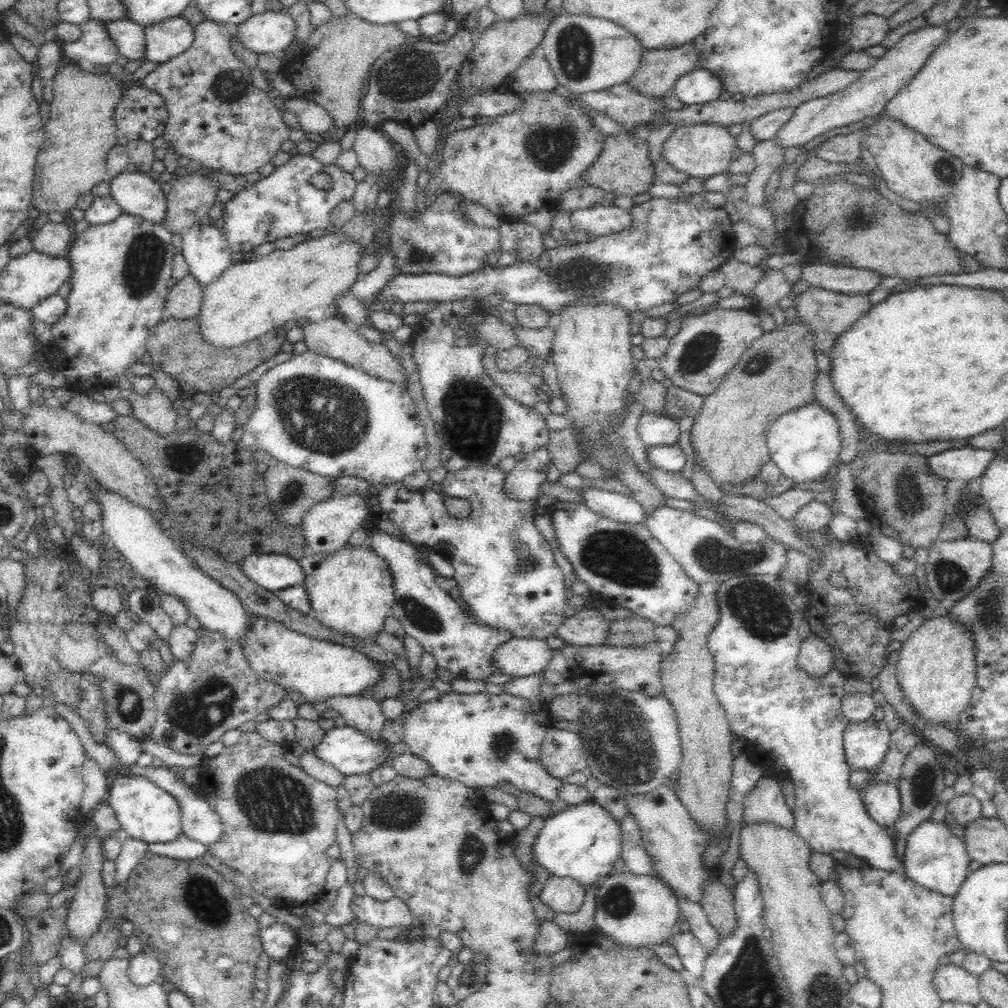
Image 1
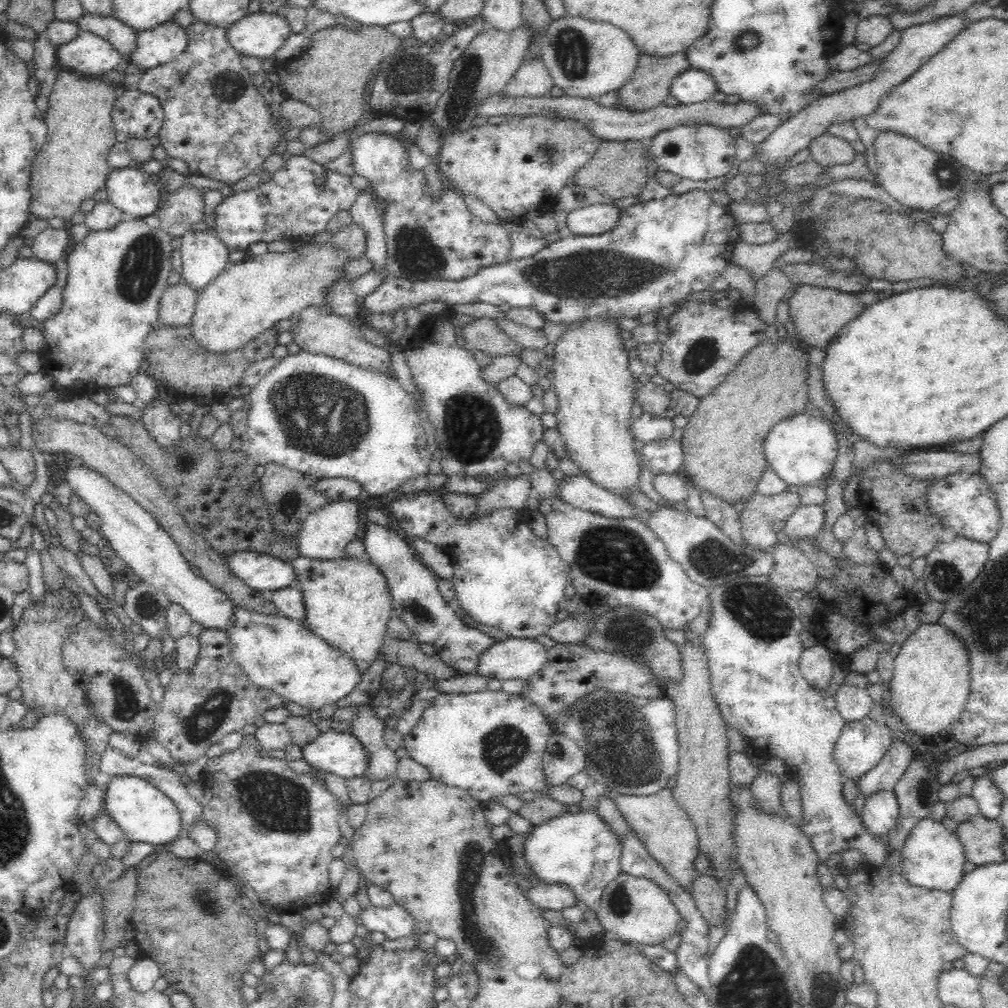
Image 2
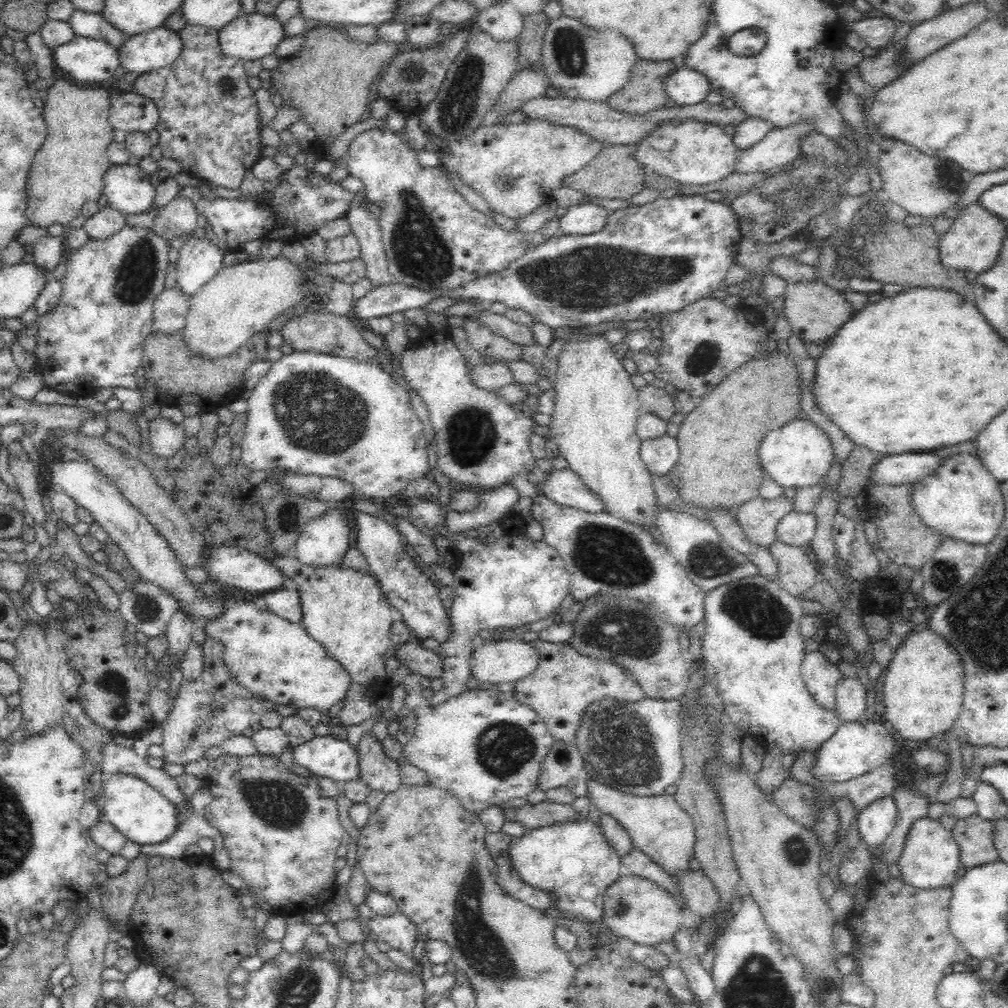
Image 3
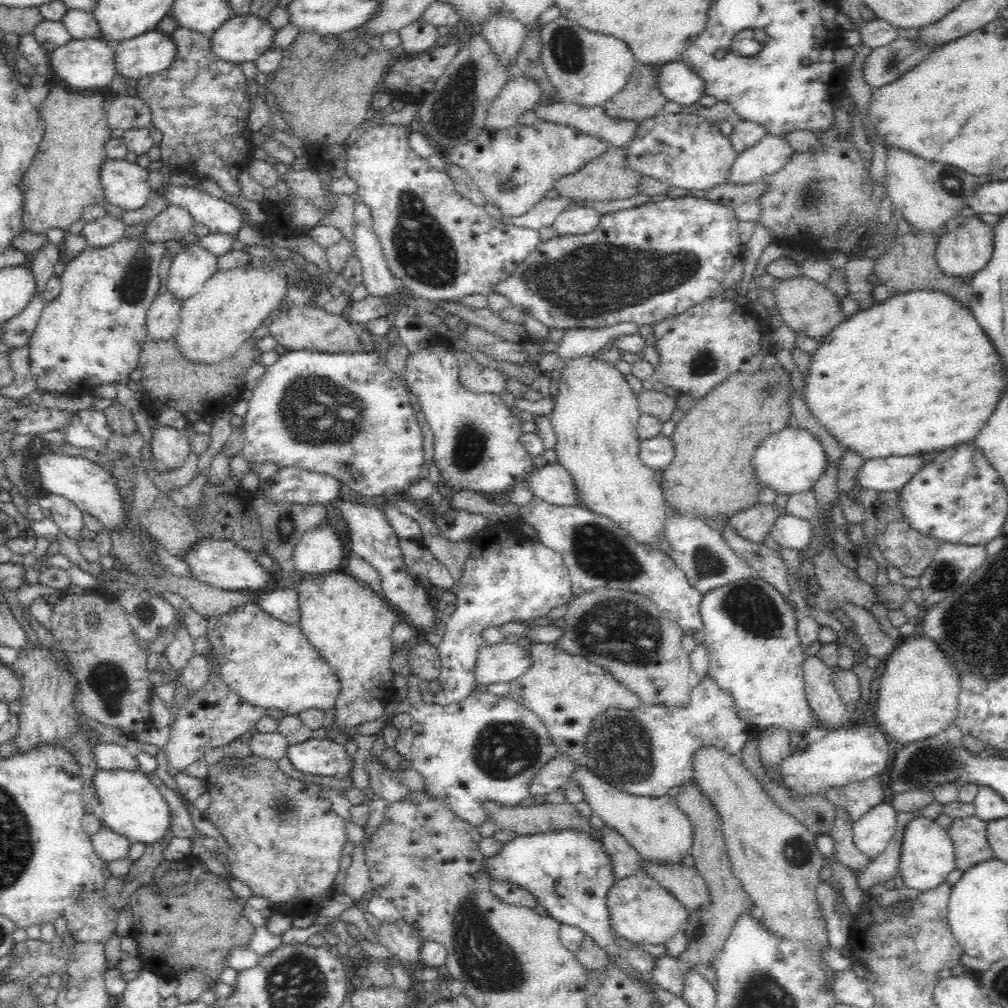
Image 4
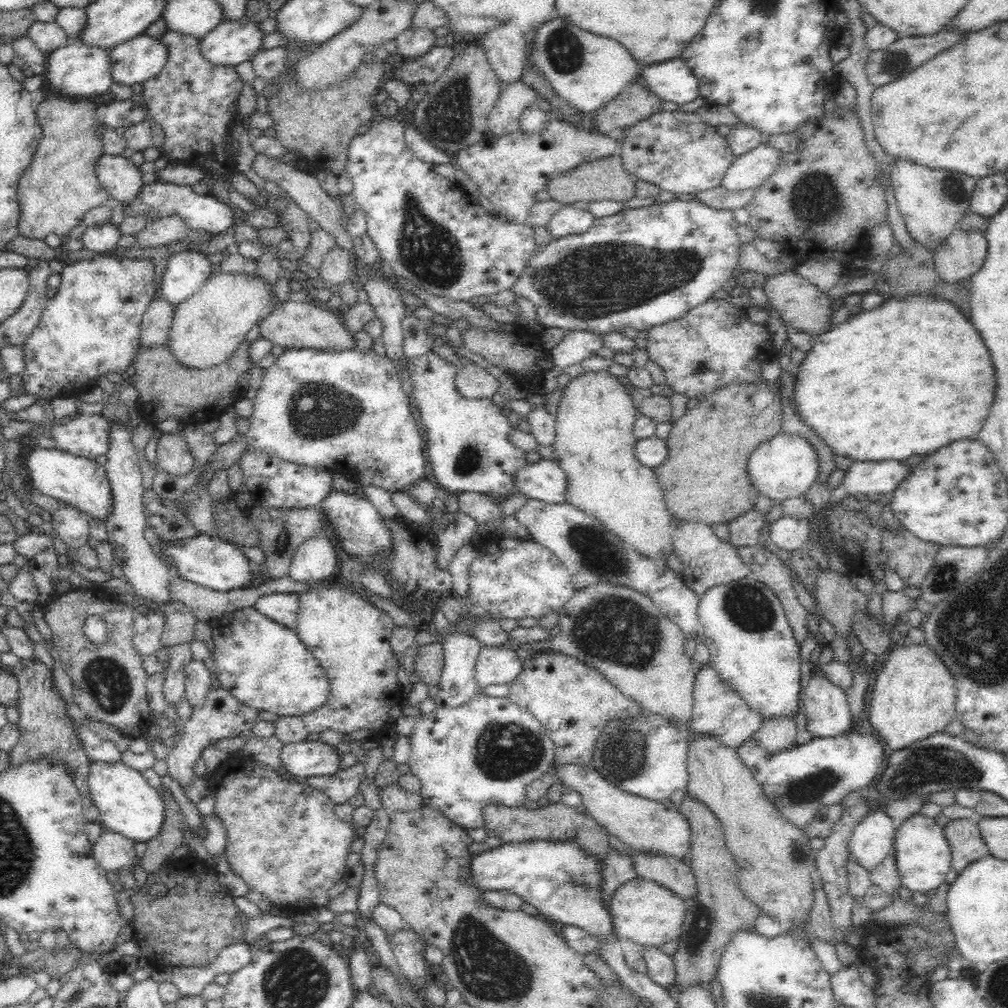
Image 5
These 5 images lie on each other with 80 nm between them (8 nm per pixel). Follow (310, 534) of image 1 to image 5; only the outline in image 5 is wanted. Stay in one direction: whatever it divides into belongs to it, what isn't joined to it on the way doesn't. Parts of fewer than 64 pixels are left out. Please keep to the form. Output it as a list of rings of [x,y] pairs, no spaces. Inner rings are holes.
[[[318,535],[302,543],[289,566],[288,576],[296,582],[319,583],[334,578],[338,556],[332,540]]]

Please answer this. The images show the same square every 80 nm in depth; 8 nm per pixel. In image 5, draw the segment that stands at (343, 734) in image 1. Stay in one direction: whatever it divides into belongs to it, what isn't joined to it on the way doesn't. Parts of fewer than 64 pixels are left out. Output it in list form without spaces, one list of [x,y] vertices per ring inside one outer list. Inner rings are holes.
[[[306,739],[280,748],[280,766],[296,778],[334,774],[339,771],[340,759],[336,747],[321,741]]]

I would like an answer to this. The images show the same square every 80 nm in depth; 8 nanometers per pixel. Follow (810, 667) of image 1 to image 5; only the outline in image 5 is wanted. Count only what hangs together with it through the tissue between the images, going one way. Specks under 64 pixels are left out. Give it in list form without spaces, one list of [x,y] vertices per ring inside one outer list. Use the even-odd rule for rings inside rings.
[[[822,672],[808,681],[802,697],[805,727],[812,738],[835,737],[854,729],[844,691]]]

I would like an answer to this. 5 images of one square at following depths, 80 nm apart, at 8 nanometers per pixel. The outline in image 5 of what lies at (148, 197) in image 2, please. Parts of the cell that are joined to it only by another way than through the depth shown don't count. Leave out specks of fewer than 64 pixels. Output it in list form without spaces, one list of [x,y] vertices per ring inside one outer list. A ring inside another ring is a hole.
[[[102,153],[94,164],[100,184],[110,192],[112,204],[132,202],[143,186],[142,174],[128,157]]]

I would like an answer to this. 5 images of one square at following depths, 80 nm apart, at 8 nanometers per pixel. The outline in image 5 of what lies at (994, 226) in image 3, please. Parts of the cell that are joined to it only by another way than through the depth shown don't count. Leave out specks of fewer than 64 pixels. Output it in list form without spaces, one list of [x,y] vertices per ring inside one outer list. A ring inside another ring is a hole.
[[[958,228],[934,250],[934,266],[943,281],[962,282],[980,270],[987,252],[985,233]]]

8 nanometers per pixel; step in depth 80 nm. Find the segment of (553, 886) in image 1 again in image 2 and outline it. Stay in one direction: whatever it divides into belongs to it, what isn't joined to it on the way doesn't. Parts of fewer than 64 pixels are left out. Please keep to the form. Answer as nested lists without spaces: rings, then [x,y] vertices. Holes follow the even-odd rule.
[[[534,883],[532,887],[524,891],[528,901],[543,911],[562,910],[566,907],[577,905],[574,894],[566,886],[557,886],[556,884]]]

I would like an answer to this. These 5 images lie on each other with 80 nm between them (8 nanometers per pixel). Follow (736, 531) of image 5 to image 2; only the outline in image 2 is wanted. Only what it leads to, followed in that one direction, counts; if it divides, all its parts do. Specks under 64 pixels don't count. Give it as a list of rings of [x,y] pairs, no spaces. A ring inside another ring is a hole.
[[[784,491],[764,496],[756,492],[748,499],[748,506],[739,513],[743,539],[755,550],[773,547],[779,540],[772,525],[786,520],[799,506],[798,493]]]

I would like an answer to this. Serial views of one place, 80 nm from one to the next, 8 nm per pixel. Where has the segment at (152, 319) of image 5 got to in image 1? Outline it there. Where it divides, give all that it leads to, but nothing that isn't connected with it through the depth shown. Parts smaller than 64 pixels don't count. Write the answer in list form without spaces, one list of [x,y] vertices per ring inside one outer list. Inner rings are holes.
[[[188,274],[169,288],[164,298],[164,319],[185,321],[195,318],[202,304],[202,286]]]

